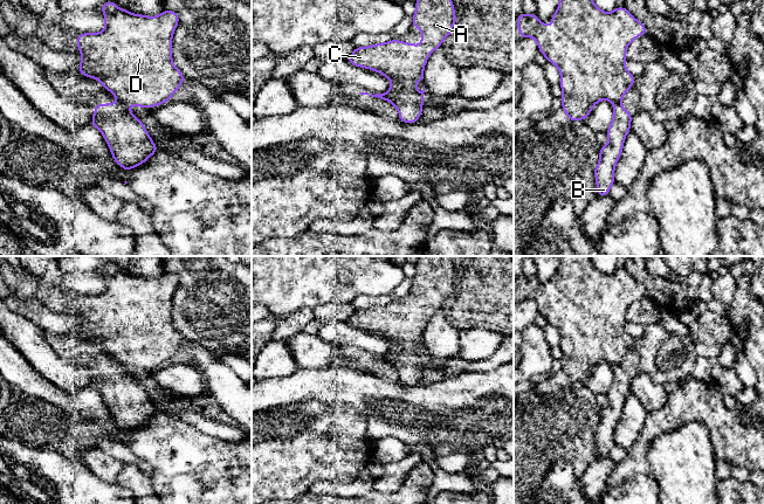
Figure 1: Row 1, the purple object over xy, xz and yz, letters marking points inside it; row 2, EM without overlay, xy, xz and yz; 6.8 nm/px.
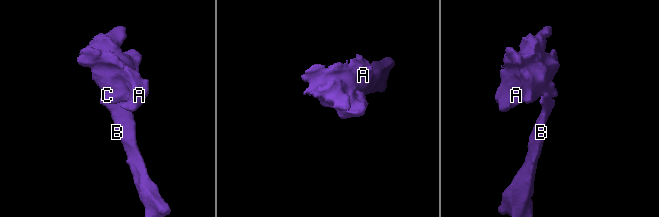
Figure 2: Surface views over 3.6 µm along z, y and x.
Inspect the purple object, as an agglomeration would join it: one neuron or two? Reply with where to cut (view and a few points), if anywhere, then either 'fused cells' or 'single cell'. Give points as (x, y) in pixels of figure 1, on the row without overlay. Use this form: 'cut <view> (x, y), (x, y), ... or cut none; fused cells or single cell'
cut xy (119, 363), (128, 366); fused cells

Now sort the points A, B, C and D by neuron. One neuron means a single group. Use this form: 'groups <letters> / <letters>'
groups A C D / B

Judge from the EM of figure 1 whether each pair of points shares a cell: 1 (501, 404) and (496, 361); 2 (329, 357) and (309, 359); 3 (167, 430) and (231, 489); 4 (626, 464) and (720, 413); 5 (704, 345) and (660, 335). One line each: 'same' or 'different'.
1: different
2: same
3: same
4: same
5: different

